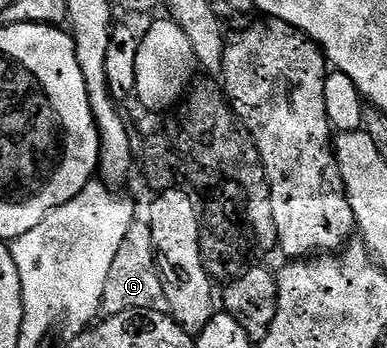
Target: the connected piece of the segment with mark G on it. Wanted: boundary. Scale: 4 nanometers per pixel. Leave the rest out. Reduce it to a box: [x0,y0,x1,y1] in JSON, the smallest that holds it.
[100,221,168,317]

